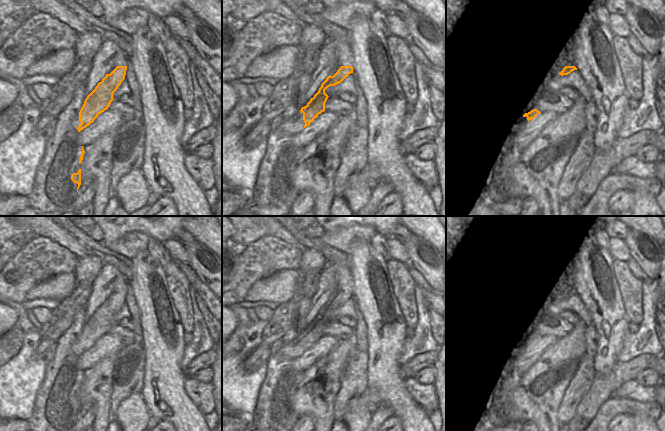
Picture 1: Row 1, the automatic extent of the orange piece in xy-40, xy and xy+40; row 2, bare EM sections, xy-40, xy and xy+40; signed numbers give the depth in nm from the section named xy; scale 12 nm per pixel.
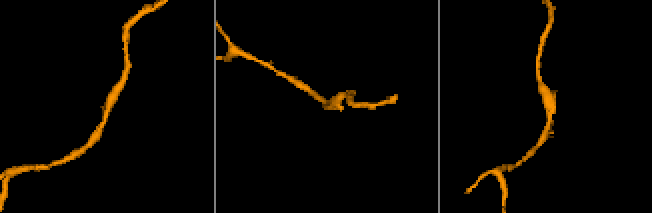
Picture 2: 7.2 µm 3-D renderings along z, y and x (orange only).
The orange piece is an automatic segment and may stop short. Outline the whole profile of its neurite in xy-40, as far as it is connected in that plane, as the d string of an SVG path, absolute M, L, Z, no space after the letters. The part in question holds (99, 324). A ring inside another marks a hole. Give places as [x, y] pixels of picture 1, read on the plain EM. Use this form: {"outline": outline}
{"outline": "M117 290L102 303L95 313L87 320L79 336L81 348L78 356L89 350L99 338L108 333L113 325L113 318L125 303L127 290Z"}

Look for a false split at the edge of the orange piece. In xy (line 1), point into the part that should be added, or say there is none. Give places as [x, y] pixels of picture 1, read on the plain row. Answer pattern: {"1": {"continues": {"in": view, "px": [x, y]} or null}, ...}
{"1": {"continues": null}}

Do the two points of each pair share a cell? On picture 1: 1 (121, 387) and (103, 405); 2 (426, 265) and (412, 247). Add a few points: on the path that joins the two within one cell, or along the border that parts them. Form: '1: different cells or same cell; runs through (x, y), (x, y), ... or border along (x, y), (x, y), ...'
1: different cells; border along (113, 375), (113, 391), (110, 404), (111, 416)
2: same cell; runs through (423, 261), (416, 251)

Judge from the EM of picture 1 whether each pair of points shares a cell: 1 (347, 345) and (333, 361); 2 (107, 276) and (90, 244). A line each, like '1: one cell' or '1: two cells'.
1: one cell
2: two cells

